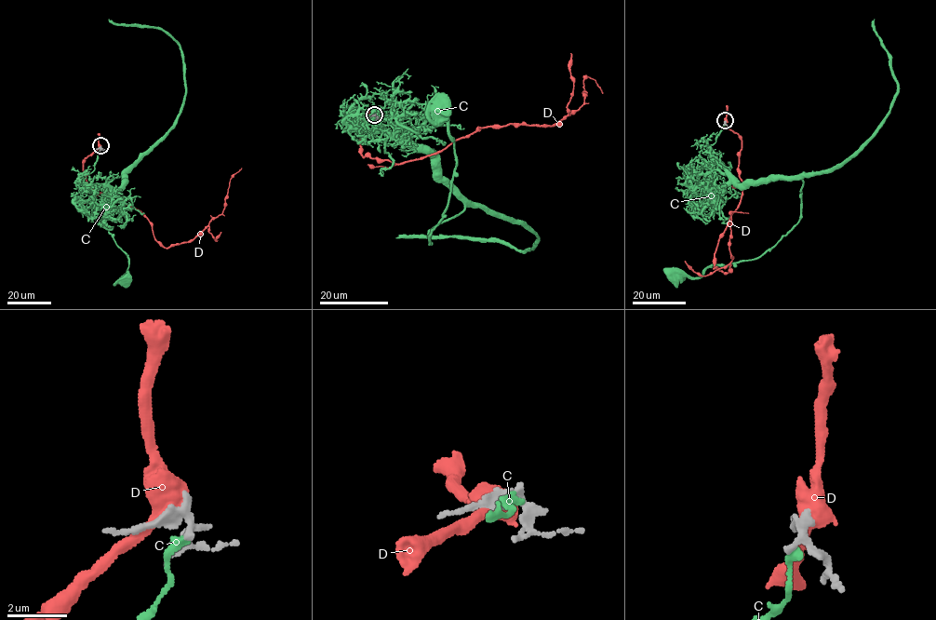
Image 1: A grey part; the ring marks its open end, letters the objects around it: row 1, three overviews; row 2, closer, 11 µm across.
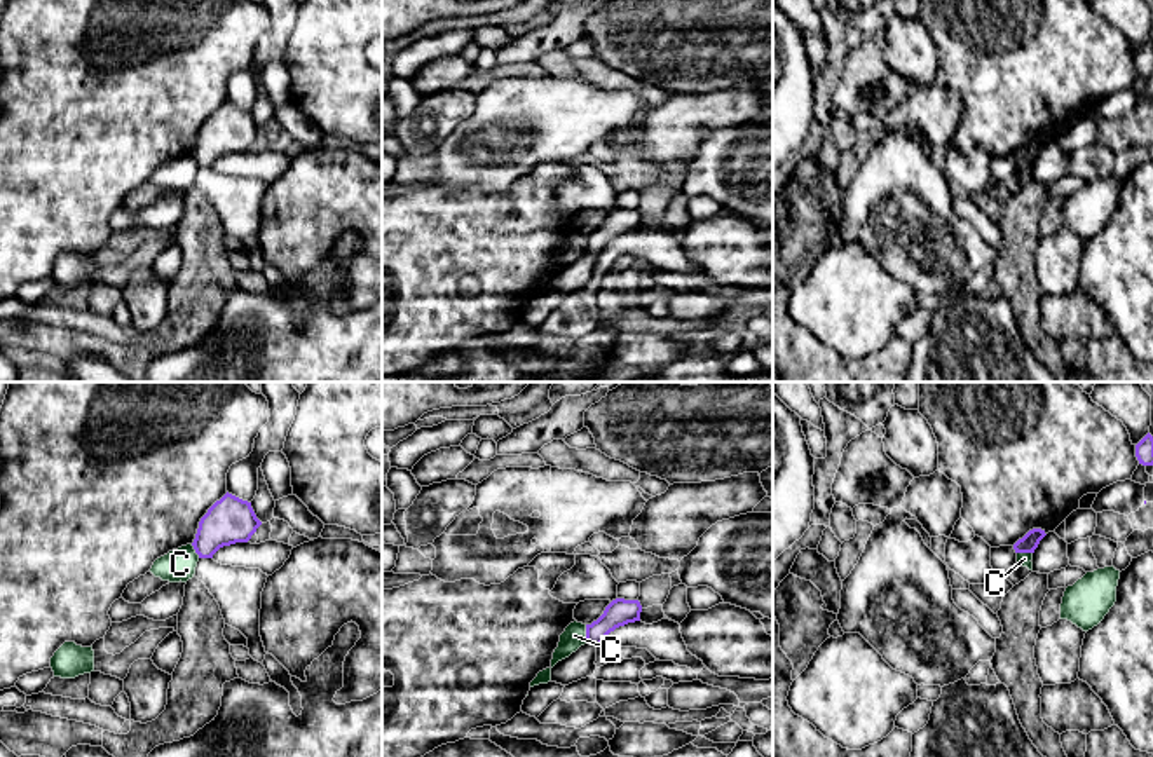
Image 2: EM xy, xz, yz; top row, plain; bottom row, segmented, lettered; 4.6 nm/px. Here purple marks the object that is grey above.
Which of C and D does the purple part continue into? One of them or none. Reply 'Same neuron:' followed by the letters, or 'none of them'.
Same neuron: none of them

